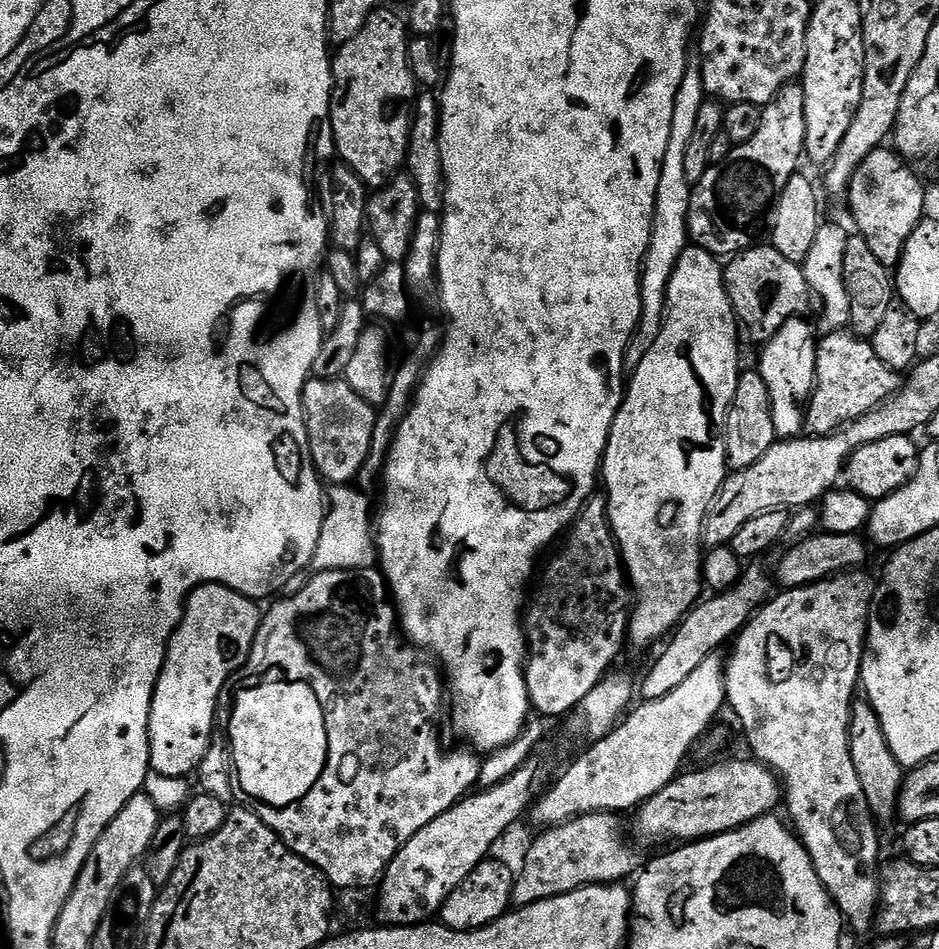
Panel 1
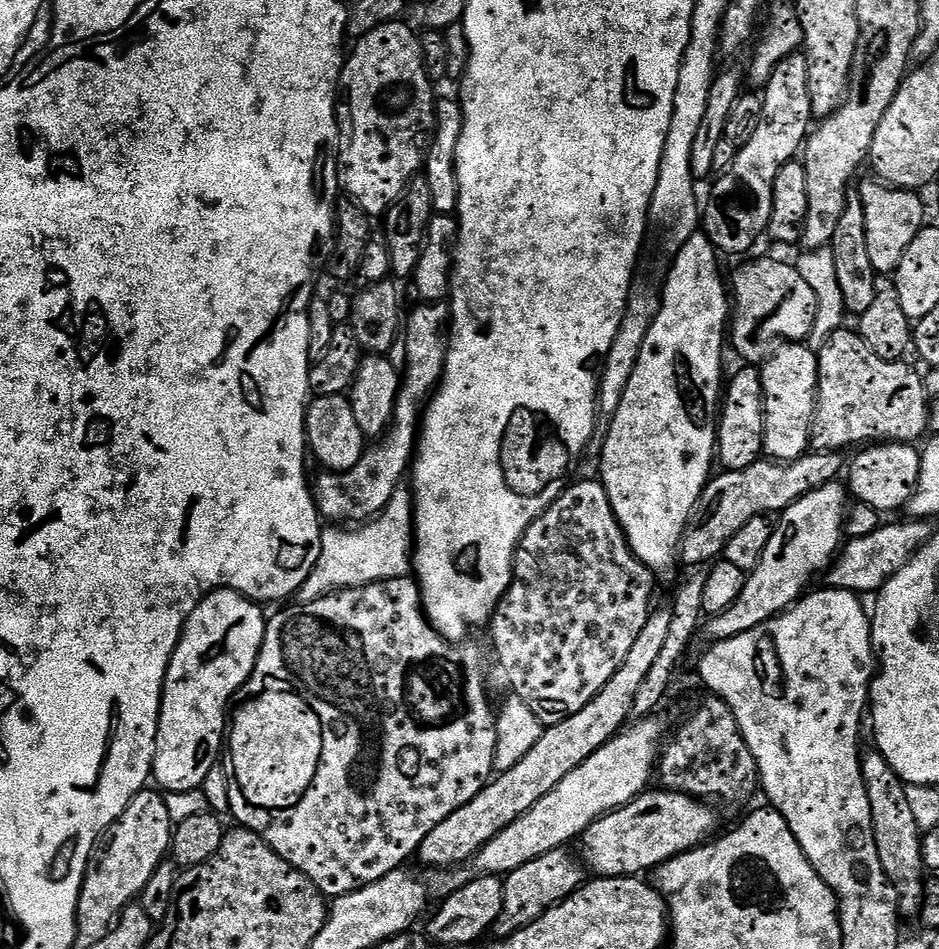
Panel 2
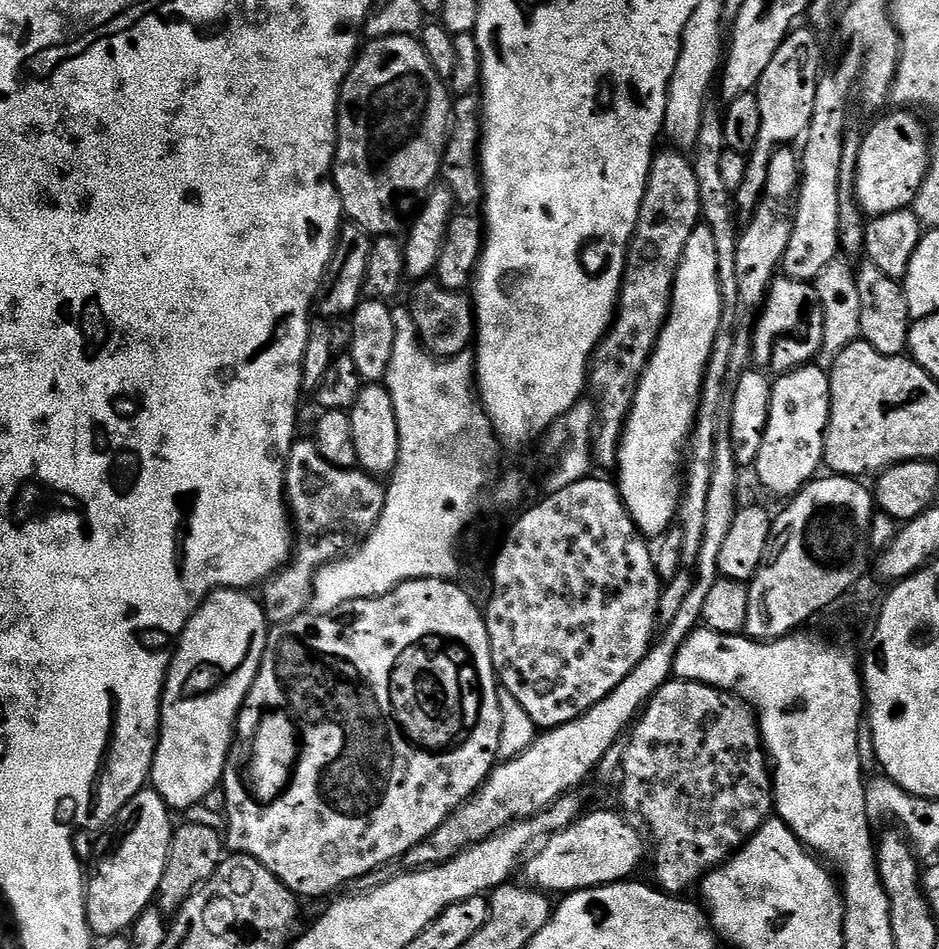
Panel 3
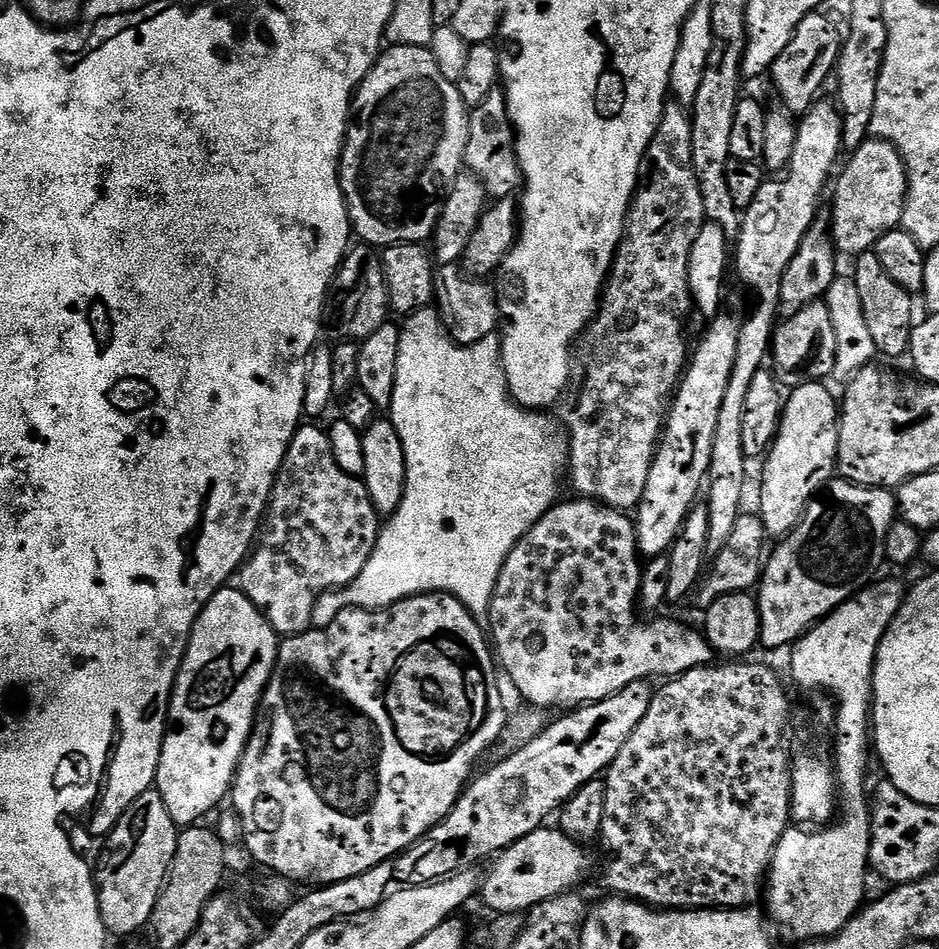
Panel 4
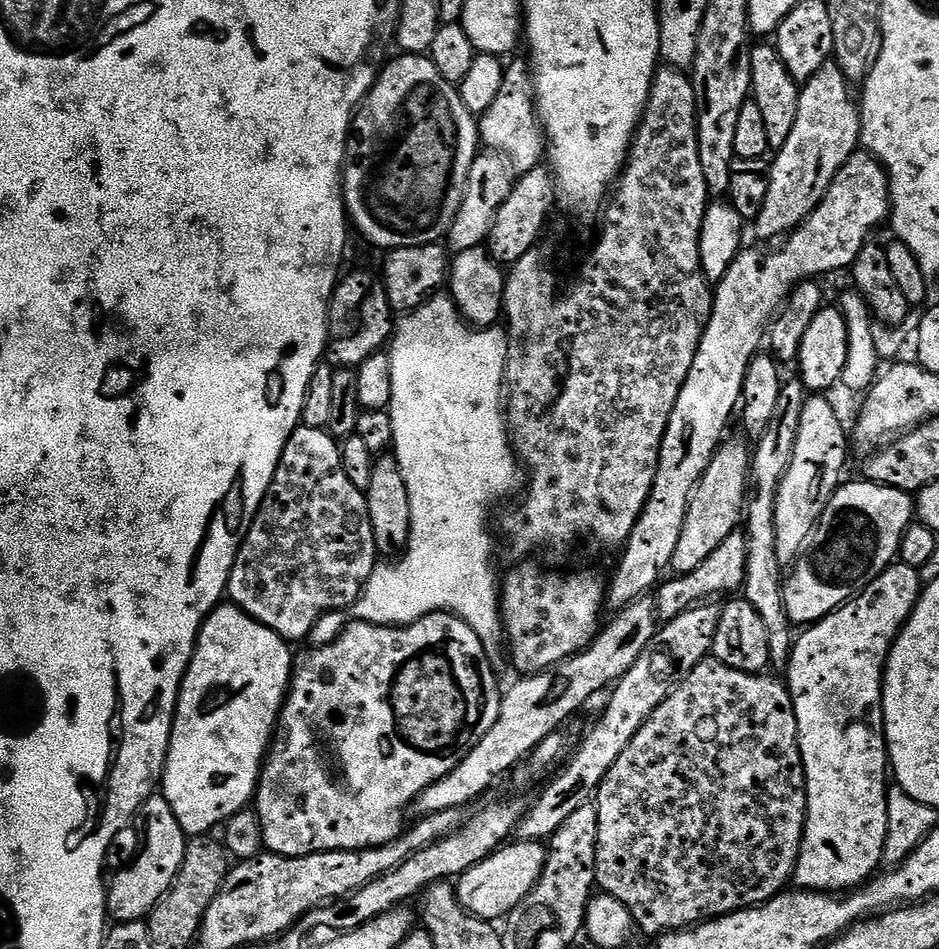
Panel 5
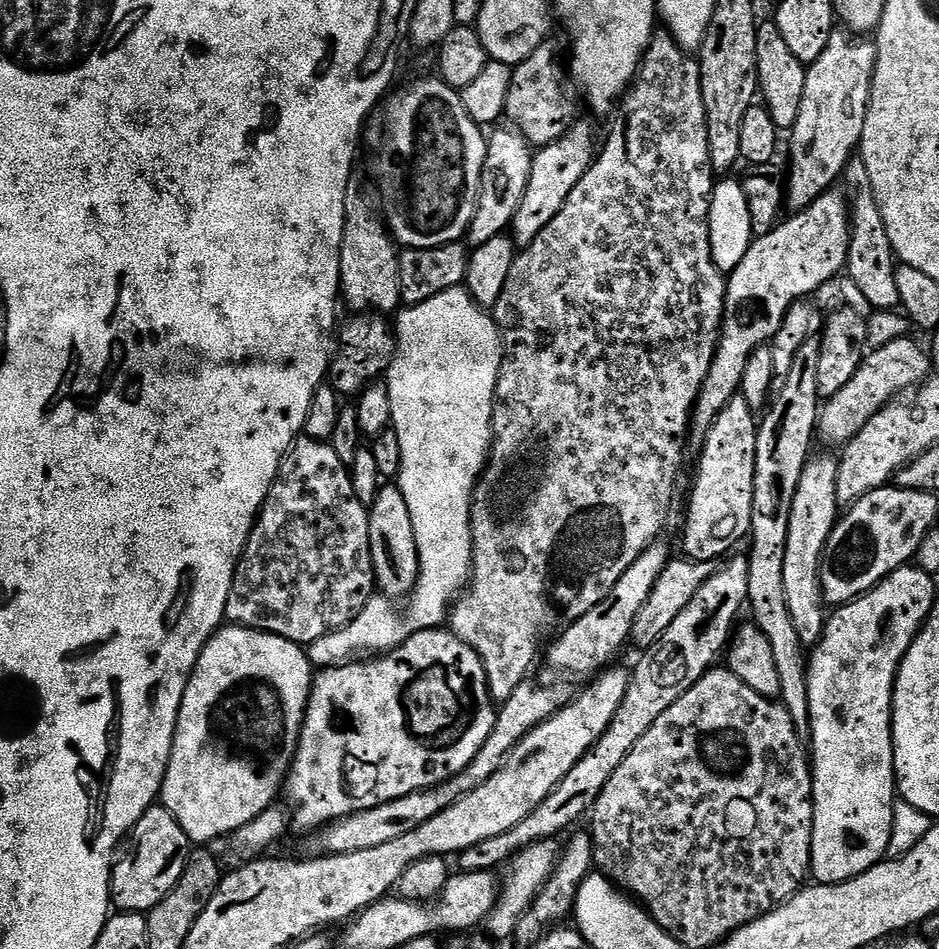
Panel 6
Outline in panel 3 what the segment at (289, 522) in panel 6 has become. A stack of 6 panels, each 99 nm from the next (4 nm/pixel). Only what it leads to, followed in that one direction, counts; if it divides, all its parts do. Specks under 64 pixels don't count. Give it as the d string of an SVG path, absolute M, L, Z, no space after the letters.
M300 438L292 445L288 455L288 465L284 475L284 494L291 523L298 529L299 544L292 559L263 585L262 603L264 616L268 619L269 625L290 622L309 611L312 602L312 582L316 578L316 572L331 564L332 561L341 559L349 550L355 549L357 545L367 540L369 532L376 529L376 524L380 520L384 509L386 488L377 477L369 476L363 470L339 468L326 462L326 458L322 458L320 449L316 447L315 439Z

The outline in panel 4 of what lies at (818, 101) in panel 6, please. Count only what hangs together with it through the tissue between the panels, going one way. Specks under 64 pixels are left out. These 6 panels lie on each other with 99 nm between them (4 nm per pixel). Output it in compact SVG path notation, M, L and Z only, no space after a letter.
M823 100L803 113L796 130L794 154L786 171L779 178L765 179L754 202L743 209L740 236L734 241L734 272L740 275L741 282L752 291L752 305L748 308L748 317L740 320L734 368L730 370L730 382L722 397L722 408L718 410L718 428L714 430L714 444L706 477L706 503L710 514L706 556L710 558L715 558L721 552L726 538L730 538L734 530L734 522L738 522L742 515L740 503L744 500L744 483L748 480L749 464L742 450L742 410L746 406L750 381L754 374L762 371L770 356L772 335L776 333L780 312L782 274L786 274L790 258L798 254L802 238L806 238L813 224L817 223L816 206L820 202L824 183L828 175L830 180L837 167L836 159L842 156L842 113L833 101L831 104Z

